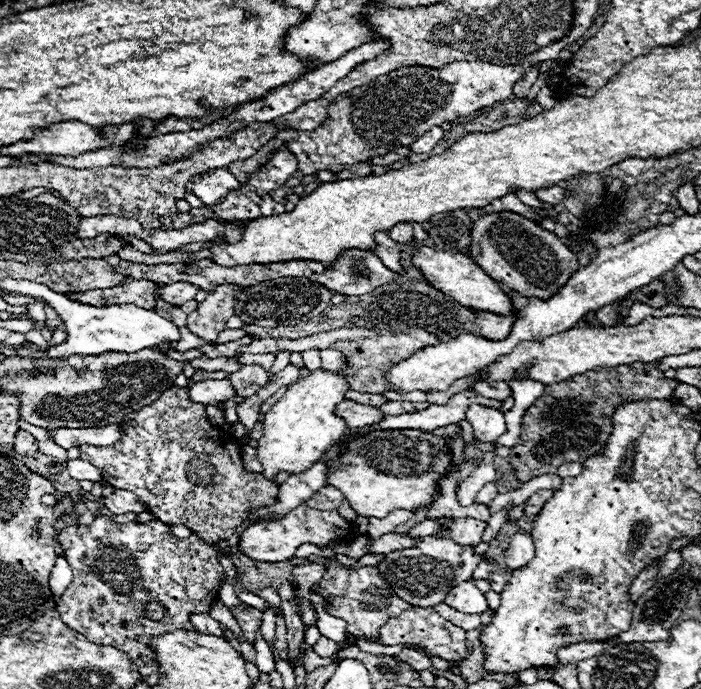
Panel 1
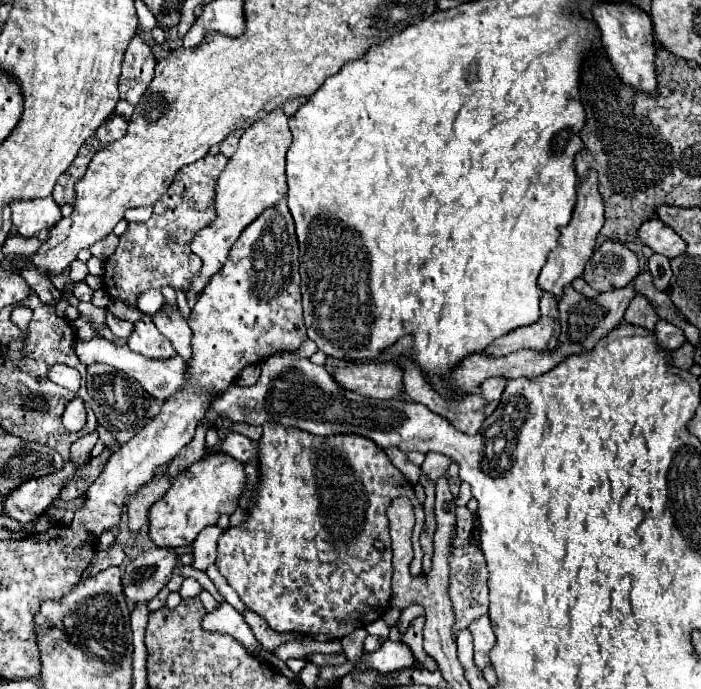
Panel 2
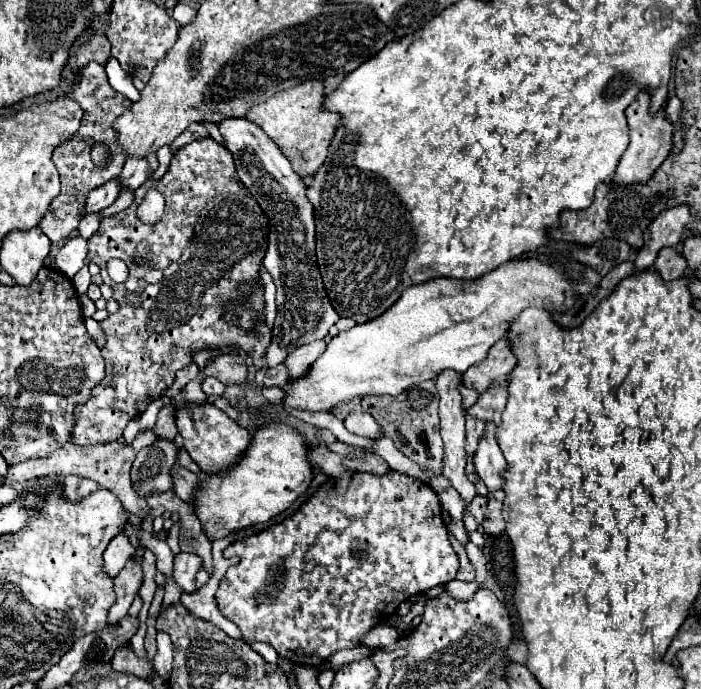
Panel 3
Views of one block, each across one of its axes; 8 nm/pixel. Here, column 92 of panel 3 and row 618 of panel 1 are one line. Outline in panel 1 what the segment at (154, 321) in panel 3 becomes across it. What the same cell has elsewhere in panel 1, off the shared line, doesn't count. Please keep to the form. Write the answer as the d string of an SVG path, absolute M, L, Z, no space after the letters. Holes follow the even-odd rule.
M246 604L246 608L238 608L238 606L234 608L232 606L230 612L238 620L238 626L240 626L244 638L250 644L254 644L256 642L256 632L258 632L258 628L262 624L262 612L256 610L256 608L252 608L252 606L248 606L248 604ZM410 608L404 610L398 618L388 618L386 624L380 628L380 638L366 638L370 642L378 642L384 646L394 646L394 644L418 644L426 648L430 654L442 658L442 660L452 660L460 662L464 660L466 654L466 634L458 626L452 626L448 620L444 620L434 608Z

